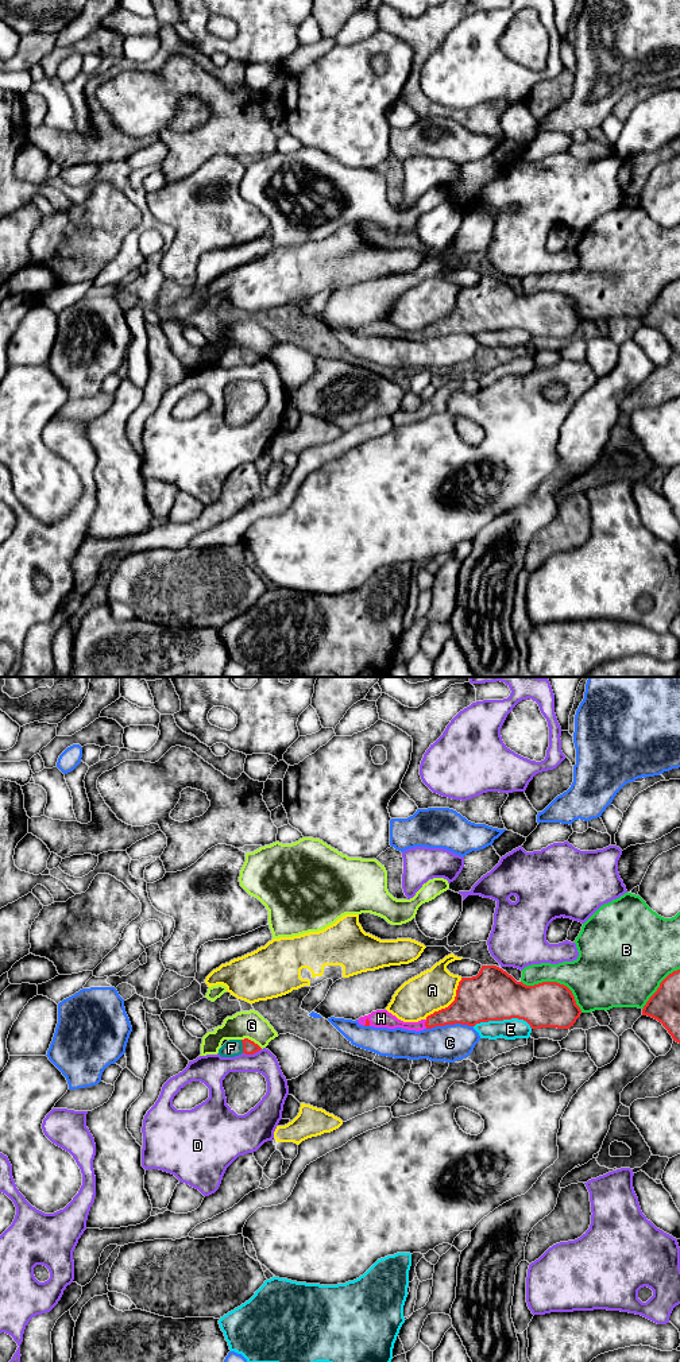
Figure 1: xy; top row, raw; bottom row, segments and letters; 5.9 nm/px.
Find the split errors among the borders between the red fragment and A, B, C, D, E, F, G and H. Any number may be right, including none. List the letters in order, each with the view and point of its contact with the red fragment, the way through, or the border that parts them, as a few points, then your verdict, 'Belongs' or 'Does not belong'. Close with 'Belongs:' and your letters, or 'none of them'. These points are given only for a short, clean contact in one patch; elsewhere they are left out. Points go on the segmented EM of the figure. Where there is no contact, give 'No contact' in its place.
A: Touches red at xy (451, 1003). Does not belong
B: Touches red at xy (556, 982). Does not belong
C: Touches red at xy (449, 1024). Does not belong
D: Touches red at xy (251, 1053). Does not belong
E: Touches red at xy (503, 1018). Does not belong
F: Touches red at xy (243, 1047). Path across: xy (248, 1047), (243, 1047), (231, 1048). Belongs
G: Touches red at xy (252, 1041). Does not belong
H: Touches red at xy (425, 1024). Belongs
Belongs: F, H

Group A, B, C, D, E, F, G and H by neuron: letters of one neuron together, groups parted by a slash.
A / B / C / D / E / F H / G

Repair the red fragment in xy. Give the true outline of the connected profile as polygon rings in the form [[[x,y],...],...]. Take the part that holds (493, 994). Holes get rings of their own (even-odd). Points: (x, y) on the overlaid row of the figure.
[[[482,966],[472,978],[461,978],[455,1001],[418,1022],[403,1022],[387,1010],[358,1019],[359,1025],[424,1030],[445,1025],[475,1026],[480,1022],[518,1018],[532,1029],[569,1029],[580,1017],[572,991],[557,982],[526,986],[497,966]]]

